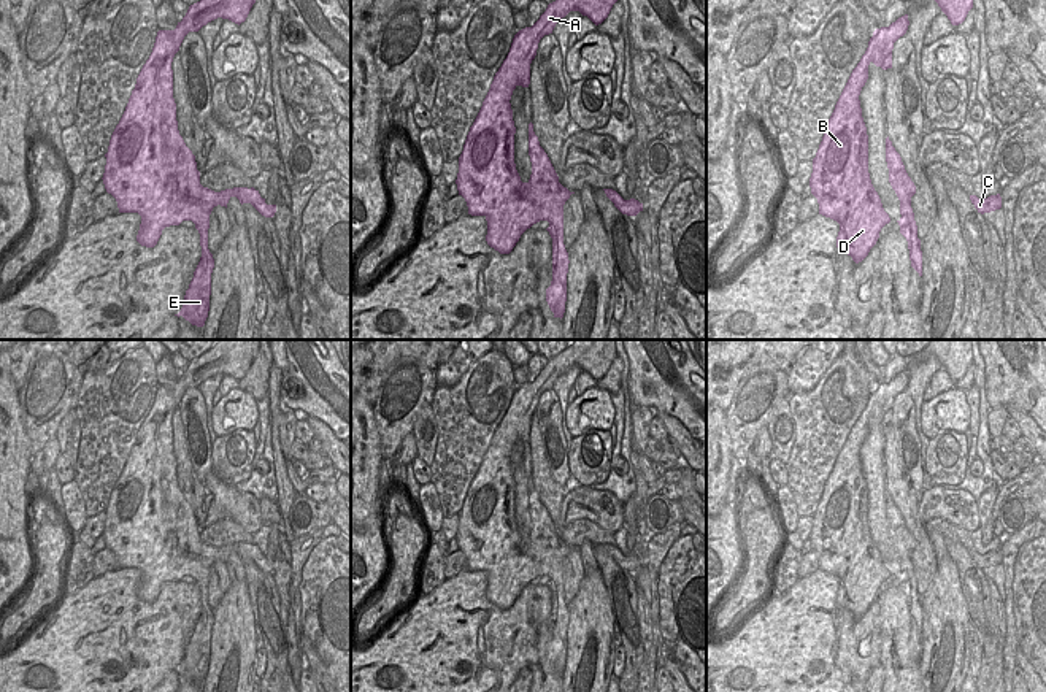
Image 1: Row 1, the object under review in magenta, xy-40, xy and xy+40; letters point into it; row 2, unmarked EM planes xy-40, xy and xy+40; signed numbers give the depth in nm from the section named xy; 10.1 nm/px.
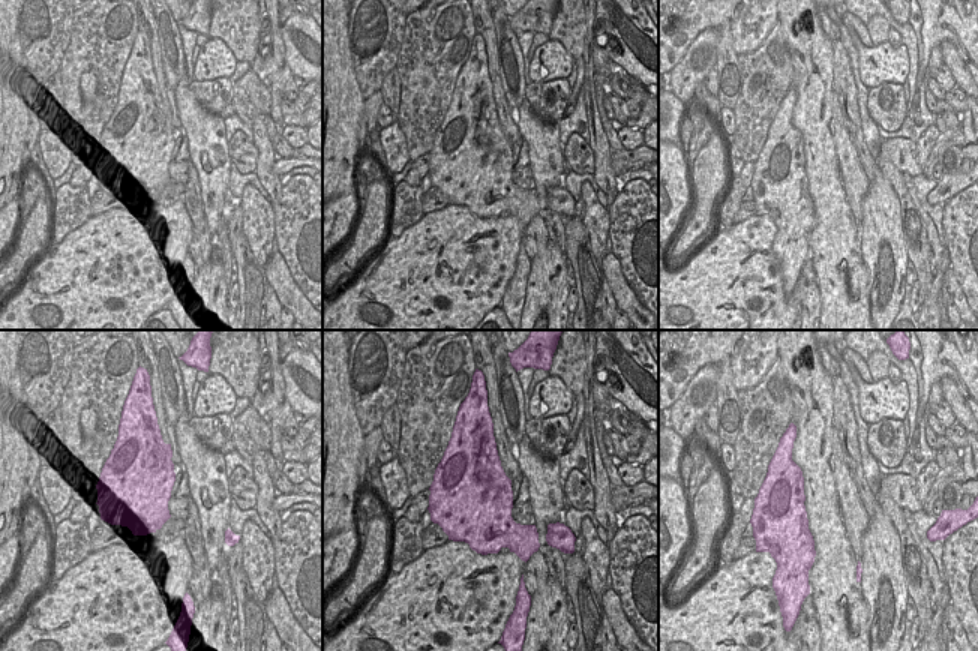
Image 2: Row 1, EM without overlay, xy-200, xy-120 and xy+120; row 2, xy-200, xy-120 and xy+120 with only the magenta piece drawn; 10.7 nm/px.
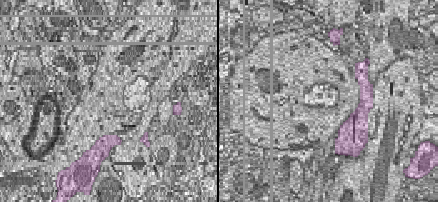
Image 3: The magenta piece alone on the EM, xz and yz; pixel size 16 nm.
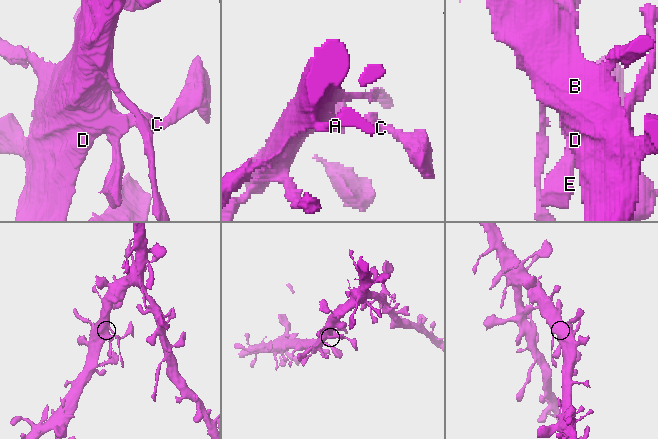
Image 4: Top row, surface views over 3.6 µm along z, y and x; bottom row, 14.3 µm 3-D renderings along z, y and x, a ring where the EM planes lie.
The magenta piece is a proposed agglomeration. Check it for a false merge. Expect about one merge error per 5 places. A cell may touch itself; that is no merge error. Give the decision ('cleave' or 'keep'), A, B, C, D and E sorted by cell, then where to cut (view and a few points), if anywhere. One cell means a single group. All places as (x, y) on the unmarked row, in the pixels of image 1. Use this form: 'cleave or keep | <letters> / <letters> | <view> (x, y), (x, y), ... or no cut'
keep | A B C D E | no cut

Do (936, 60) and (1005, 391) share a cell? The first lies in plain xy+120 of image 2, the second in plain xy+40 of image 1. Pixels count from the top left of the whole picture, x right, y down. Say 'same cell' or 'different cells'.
different cells

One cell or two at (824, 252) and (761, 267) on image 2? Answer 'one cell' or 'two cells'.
two cells

